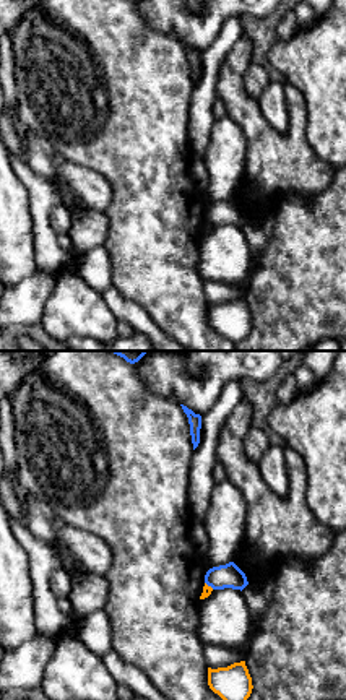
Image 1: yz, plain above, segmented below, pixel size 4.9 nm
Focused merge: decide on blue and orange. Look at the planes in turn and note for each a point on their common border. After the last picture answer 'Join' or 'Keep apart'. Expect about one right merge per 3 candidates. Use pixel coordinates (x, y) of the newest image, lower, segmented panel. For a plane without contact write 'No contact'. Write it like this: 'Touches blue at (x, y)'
Touches blue at (210, 585)

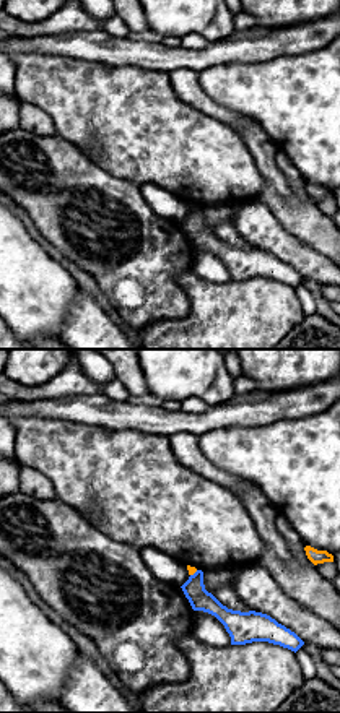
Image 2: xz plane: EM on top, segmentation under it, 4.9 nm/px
Touches blue at (196, 572)

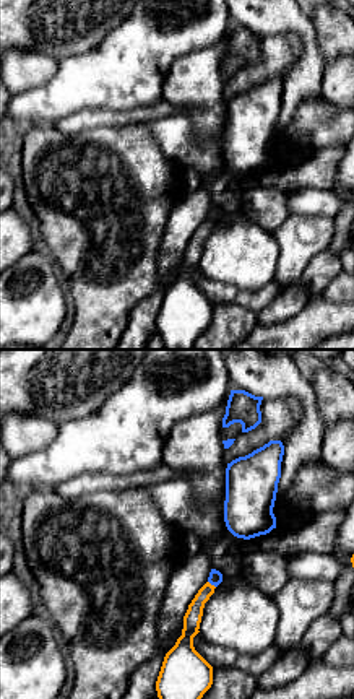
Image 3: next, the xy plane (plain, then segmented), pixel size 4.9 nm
Touches blue at (211, 584)

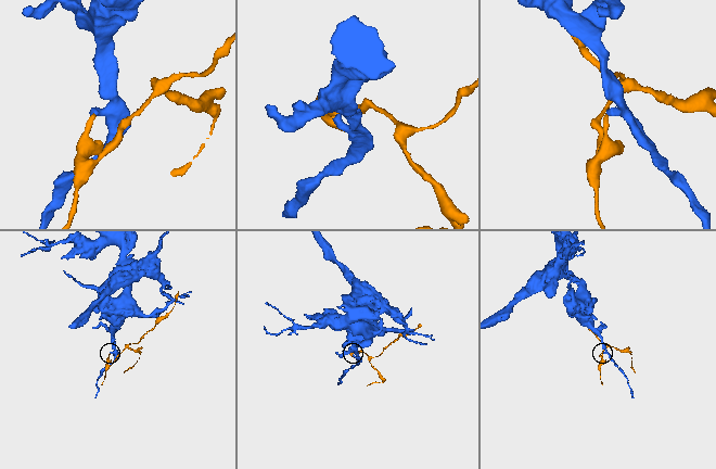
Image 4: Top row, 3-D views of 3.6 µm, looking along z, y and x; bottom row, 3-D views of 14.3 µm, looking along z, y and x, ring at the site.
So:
Keep apart

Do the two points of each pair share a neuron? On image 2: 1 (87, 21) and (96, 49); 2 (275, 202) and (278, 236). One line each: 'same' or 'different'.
1: different
2: different

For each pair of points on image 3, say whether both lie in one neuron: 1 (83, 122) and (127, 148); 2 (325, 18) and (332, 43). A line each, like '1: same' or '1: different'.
1: different
2: same

